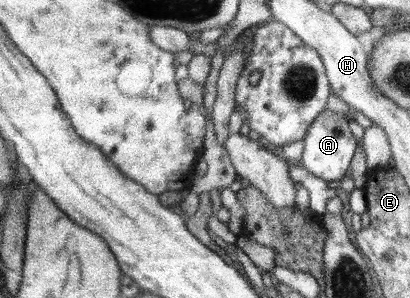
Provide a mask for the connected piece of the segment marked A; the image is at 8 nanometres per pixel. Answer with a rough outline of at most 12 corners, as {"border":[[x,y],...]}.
{"border":[[325,108],[303,139],[301,165],[345,178],[357,148],[349,119]]}

